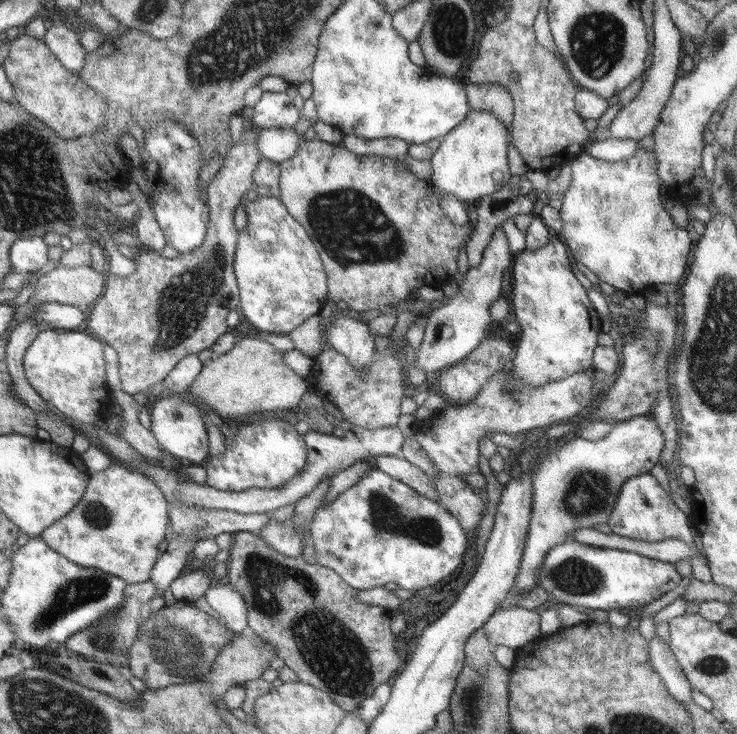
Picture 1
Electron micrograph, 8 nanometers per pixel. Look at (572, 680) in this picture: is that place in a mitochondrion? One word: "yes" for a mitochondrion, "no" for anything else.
no

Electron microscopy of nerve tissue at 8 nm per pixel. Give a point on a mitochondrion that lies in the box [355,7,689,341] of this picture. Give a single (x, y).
(596, 41)

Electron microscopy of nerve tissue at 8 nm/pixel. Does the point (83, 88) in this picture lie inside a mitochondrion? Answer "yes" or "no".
no

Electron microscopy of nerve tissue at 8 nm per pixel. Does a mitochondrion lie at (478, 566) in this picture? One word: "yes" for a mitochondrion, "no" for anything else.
no

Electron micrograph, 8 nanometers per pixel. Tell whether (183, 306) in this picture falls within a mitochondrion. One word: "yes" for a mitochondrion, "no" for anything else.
yes

